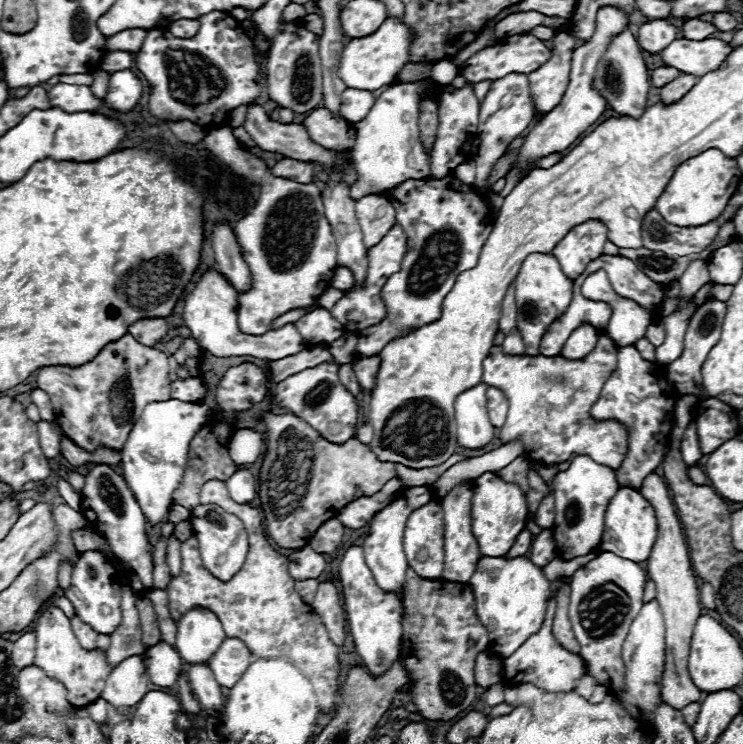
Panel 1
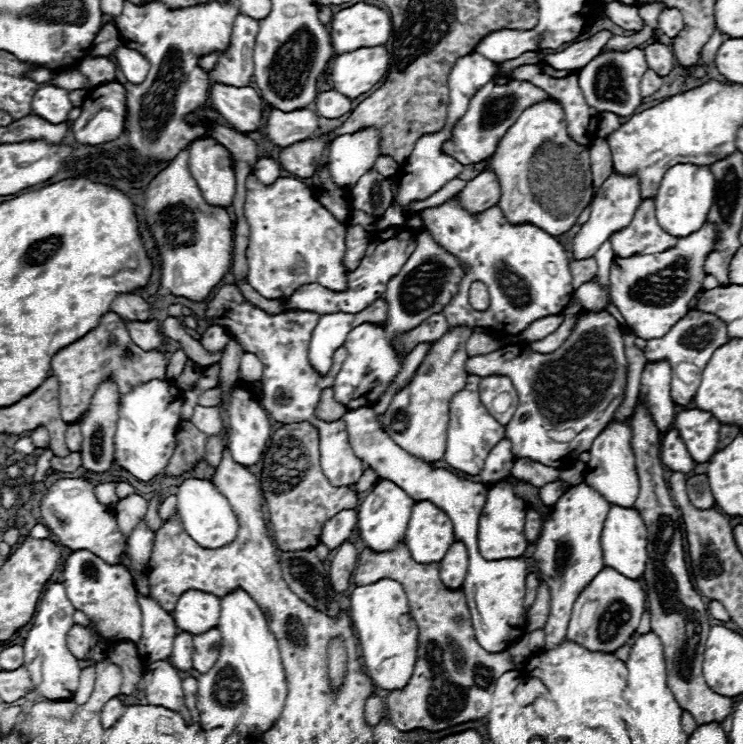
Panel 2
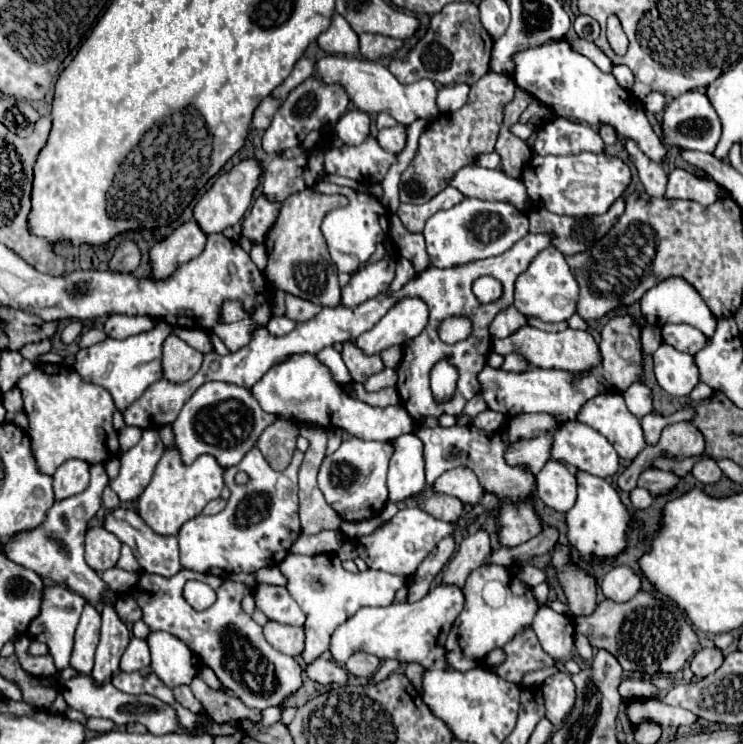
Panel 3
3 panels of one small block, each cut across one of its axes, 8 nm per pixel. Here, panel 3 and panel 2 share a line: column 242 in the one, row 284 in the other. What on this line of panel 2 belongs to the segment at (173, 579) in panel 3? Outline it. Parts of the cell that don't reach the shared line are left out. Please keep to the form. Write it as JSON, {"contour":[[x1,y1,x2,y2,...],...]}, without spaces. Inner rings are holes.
{"contour":[[706,222,698,232,680,238,678,244,666,252,614,258,610,268,610,298,636,336,644,340,662,338,682,316,686,316,688,302,700,294,702,282,708,276,704,272,704,260,714,250,716,240,716,226],[594,280,582,284,580,288,576,288,576,298,588,310,602,310,602,308,606,308,606,290,600,288]]}

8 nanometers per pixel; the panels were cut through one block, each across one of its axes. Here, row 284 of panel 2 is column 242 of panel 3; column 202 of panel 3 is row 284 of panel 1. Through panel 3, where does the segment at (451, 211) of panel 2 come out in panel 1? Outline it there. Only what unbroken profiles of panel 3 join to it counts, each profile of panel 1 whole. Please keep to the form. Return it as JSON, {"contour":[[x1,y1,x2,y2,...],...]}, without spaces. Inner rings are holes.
{"contour":[[532,252,522,262,522,268,516,276,516,308,518,308,518,330,526,346,526,354,540,354,540,340,546,328,568,308,572,300,572,280,568,280,550,254]]}

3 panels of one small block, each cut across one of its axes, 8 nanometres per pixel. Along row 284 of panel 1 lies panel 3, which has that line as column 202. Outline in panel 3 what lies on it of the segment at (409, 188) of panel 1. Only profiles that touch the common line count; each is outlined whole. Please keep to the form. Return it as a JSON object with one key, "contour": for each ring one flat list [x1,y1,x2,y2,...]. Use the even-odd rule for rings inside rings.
{"contour":[[214,380,202,384,184,404,182,412,172,424,174,428,172,446,180,450,184,464,192,464,200,454,212,454,222,468,228,468,236,466,236,462,240,462,244,454,254,448,264,428,268,428,276,420,278,420,276,414,268,414,260,408,250,390,236,384]]}

